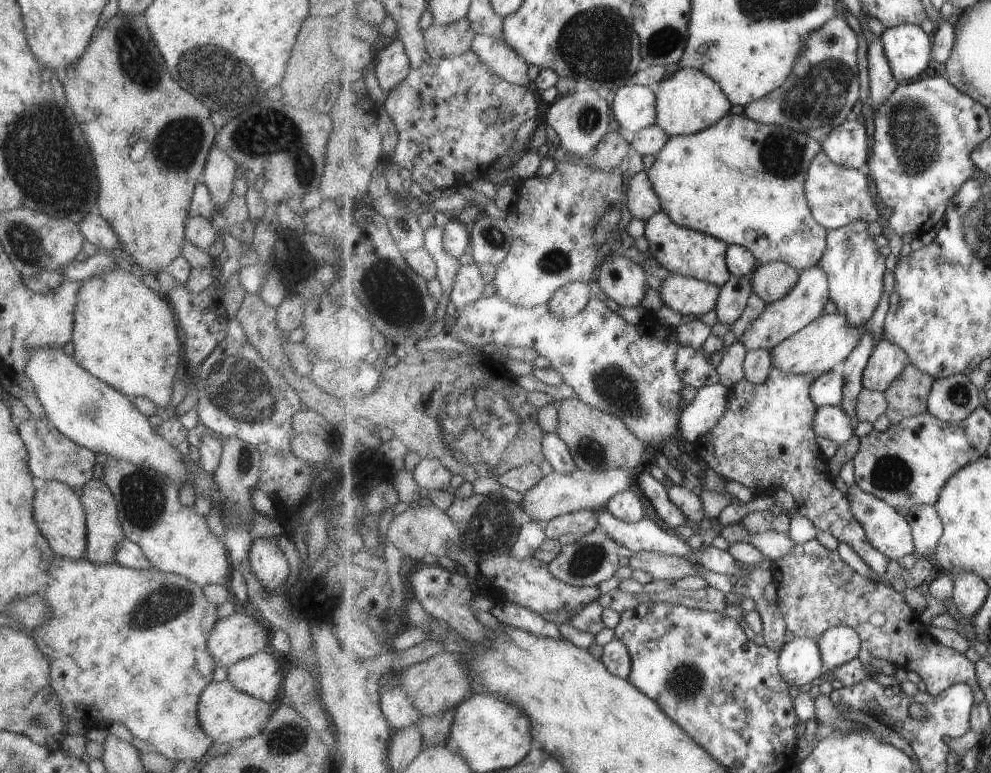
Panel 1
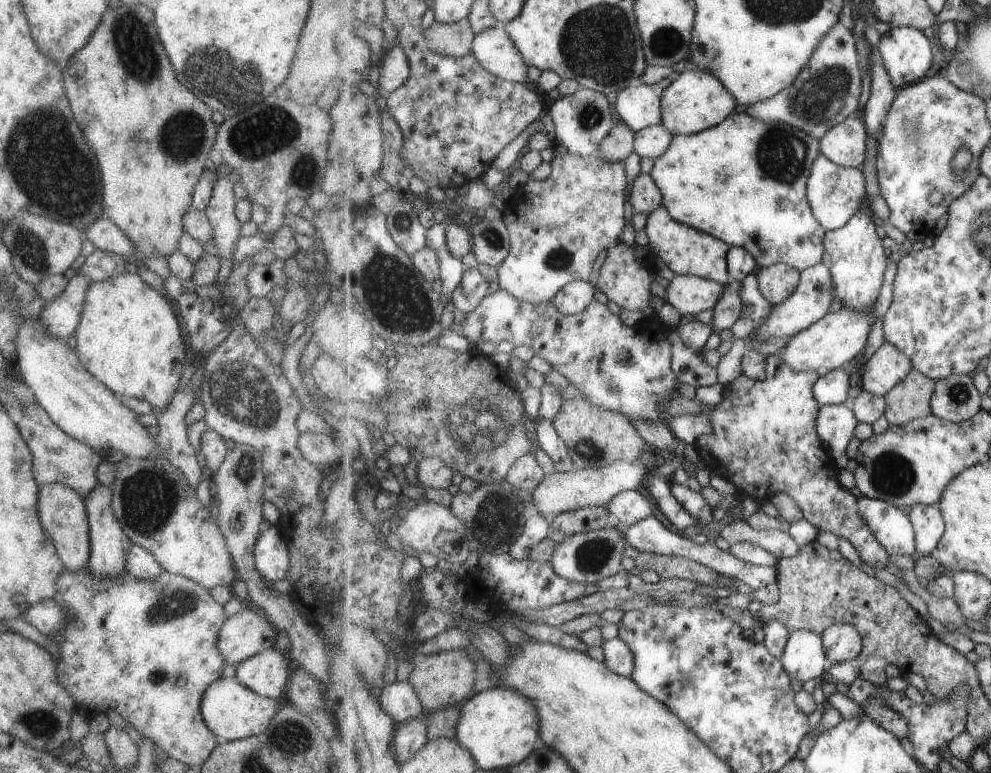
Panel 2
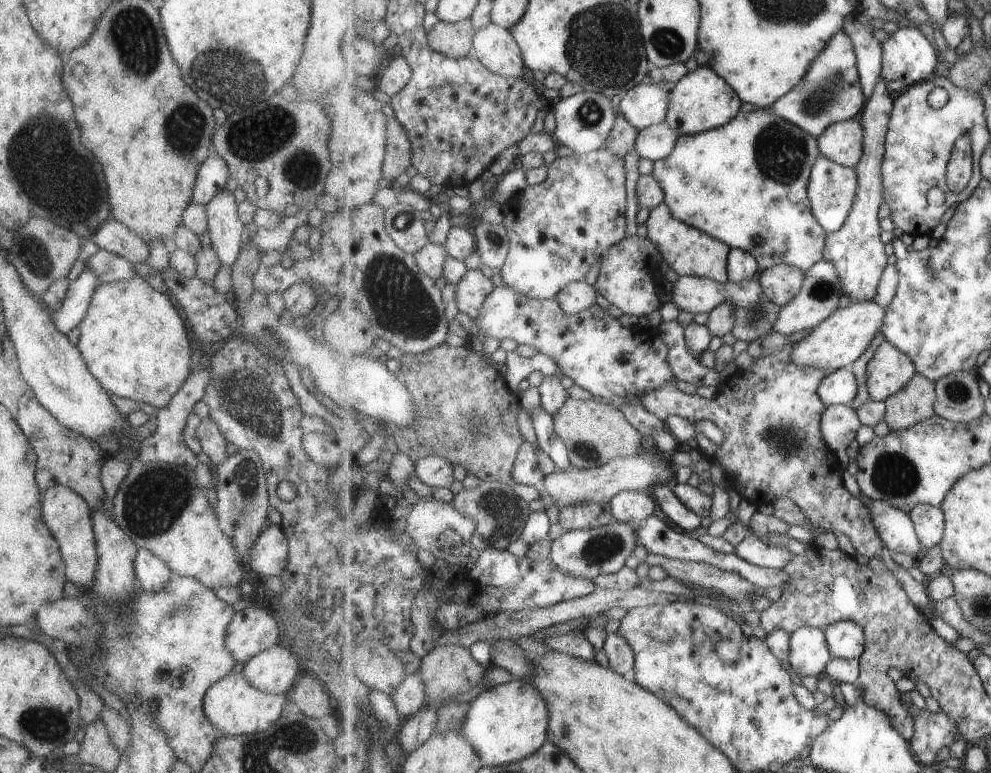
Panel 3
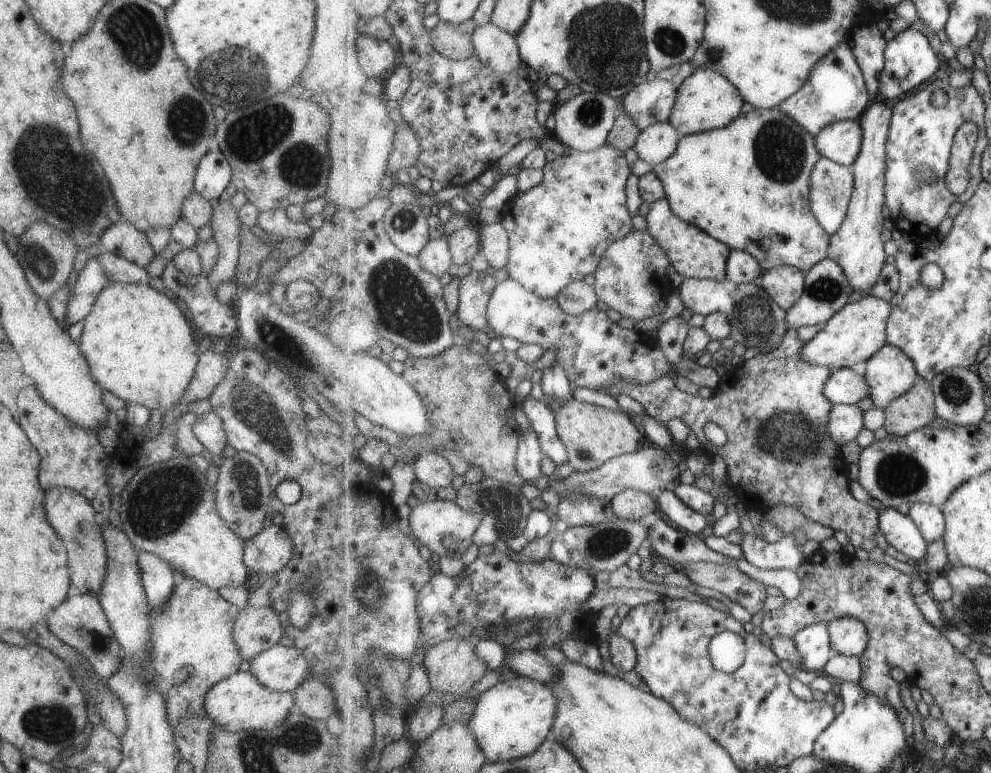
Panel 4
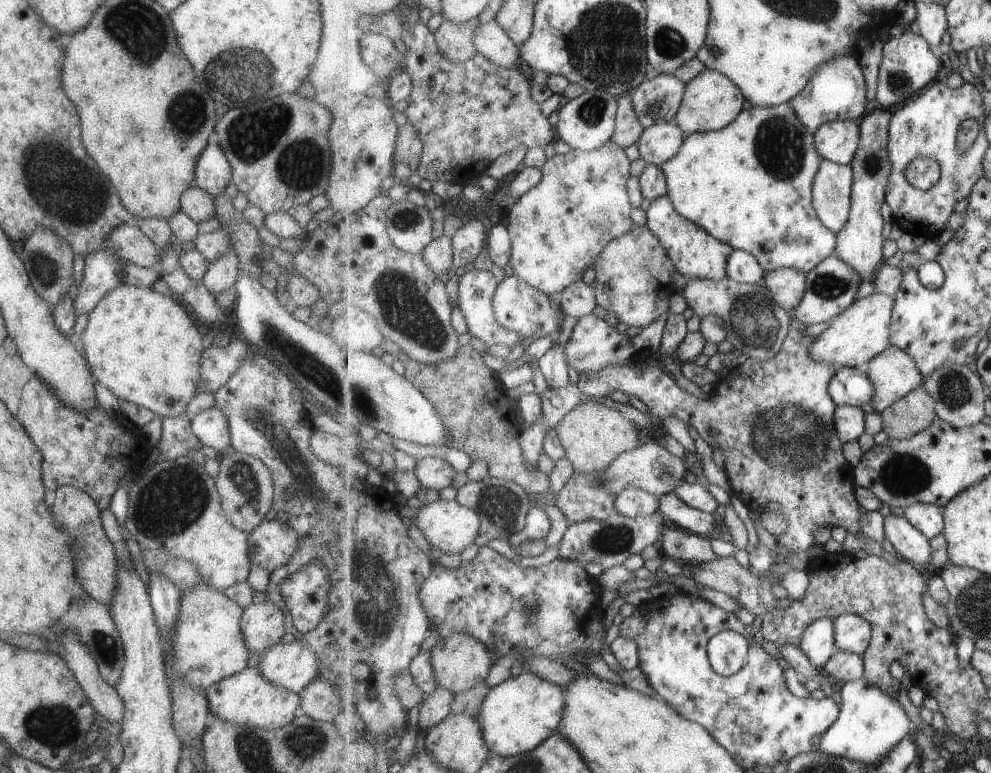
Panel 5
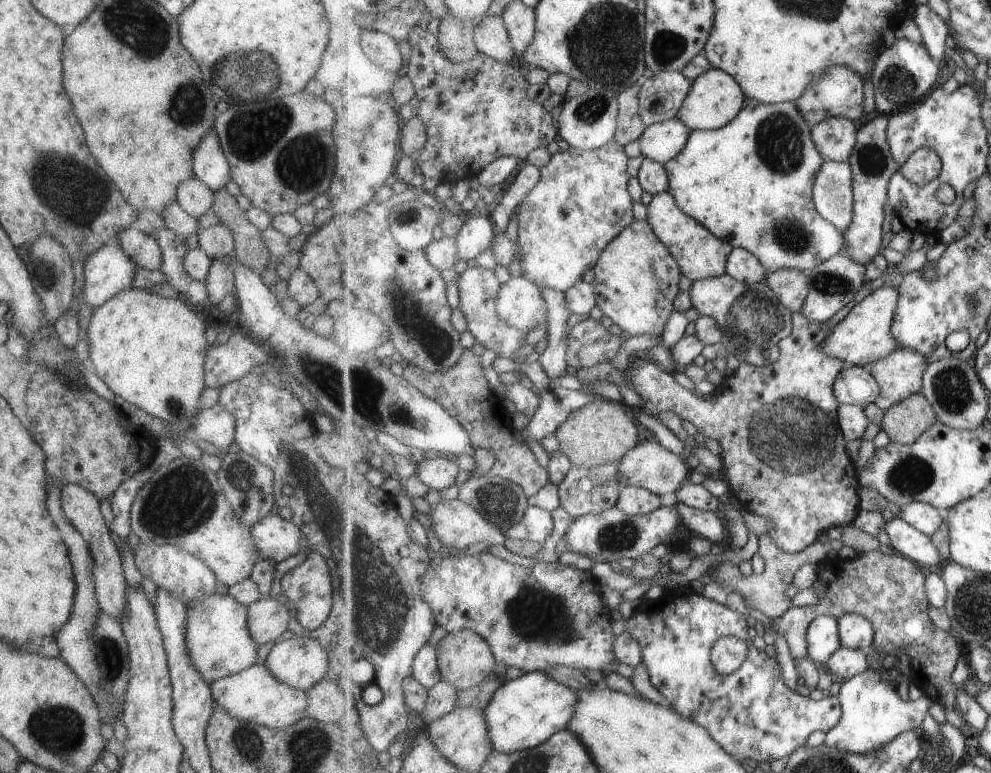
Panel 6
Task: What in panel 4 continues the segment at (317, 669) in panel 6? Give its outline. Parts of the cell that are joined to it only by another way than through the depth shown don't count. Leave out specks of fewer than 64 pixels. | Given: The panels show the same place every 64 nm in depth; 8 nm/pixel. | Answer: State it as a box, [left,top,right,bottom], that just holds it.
[249,643,311,693]

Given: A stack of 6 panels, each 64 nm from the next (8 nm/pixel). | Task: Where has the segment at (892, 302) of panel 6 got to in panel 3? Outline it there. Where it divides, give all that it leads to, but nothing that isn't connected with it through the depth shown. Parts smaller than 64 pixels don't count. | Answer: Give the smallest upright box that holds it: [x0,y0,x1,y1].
[791,300,888,373]

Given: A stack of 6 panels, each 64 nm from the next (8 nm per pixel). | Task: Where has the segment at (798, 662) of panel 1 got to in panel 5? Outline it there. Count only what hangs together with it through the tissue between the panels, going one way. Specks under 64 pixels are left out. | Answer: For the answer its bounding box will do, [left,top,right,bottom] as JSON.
[801,618,838,669]

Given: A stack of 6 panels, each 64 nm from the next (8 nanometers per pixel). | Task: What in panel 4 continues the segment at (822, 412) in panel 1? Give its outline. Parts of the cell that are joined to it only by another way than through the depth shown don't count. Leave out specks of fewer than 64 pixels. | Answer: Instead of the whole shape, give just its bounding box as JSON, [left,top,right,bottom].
[827,405,866,446]

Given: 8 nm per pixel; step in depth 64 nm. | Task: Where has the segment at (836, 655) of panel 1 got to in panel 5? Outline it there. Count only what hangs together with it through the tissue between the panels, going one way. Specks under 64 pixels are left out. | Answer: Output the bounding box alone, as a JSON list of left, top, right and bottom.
[835,614,873,654]

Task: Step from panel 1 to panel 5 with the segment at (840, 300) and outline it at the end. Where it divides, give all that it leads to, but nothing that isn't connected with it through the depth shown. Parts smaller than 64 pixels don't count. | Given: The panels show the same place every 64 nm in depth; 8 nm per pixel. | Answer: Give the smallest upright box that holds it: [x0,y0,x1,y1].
[833,105,893,282]

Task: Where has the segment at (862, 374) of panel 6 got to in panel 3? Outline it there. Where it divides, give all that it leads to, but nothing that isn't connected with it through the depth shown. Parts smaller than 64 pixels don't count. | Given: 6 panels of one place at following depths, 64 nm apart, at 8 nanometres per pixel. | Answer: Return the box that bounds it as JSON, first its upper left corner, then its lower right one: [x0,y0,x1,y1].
[819,367,859,405]

